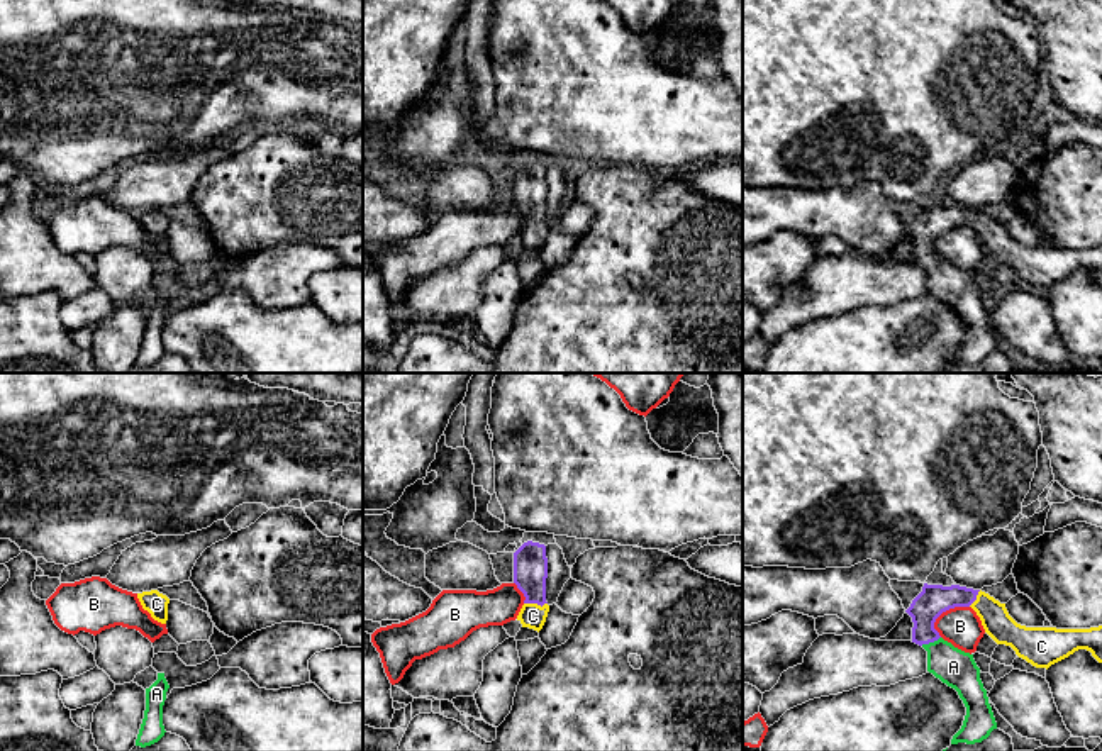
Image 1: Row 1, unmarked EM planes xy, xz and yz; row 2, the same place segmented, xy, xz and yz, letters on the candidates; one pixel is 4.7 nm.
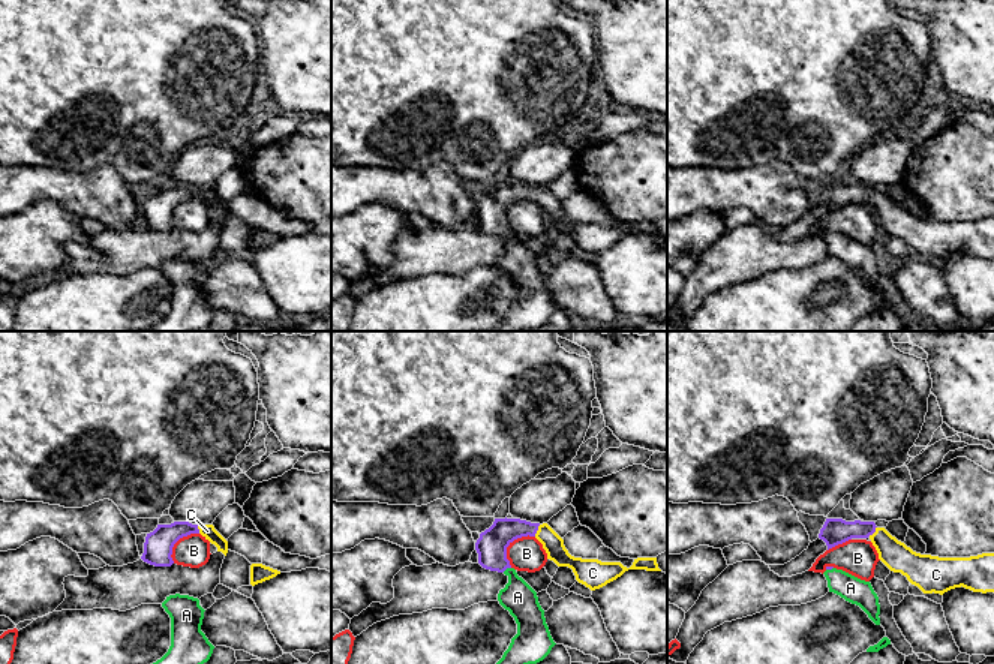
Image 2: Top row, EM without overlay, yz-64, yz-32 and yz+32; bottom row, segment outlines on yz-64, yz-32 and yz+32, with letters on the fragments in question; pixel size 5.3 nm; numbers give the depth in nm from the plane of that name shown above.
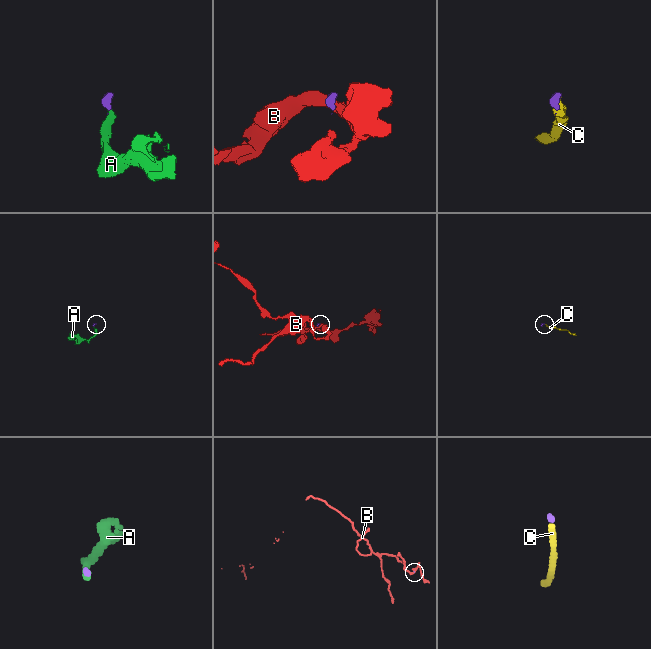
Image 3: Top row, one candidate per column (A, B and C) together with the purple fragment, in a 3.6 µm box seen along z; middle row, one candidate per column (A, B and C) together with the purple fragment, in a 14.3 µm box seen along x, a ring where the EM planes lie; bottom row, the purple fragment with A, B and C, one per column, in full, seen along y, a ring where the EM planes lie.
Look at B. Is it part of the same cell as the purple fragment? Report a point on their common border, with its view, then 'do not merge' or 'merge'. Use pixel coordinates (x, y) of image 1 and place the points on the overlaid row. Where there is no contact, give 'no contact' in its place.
meets purple in yz at (945, 611); do not merge

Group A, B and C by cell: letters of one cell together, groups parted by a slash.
A C / B

